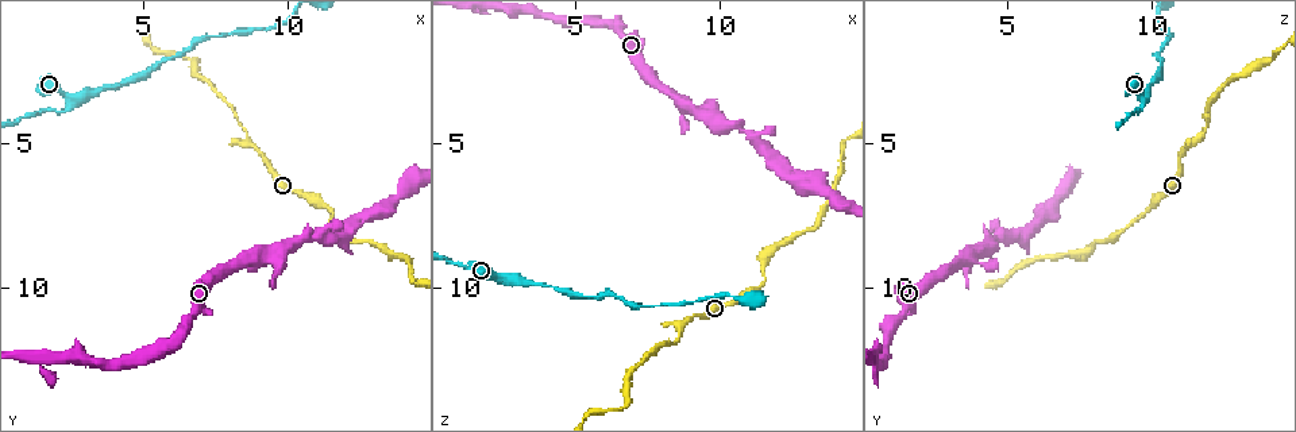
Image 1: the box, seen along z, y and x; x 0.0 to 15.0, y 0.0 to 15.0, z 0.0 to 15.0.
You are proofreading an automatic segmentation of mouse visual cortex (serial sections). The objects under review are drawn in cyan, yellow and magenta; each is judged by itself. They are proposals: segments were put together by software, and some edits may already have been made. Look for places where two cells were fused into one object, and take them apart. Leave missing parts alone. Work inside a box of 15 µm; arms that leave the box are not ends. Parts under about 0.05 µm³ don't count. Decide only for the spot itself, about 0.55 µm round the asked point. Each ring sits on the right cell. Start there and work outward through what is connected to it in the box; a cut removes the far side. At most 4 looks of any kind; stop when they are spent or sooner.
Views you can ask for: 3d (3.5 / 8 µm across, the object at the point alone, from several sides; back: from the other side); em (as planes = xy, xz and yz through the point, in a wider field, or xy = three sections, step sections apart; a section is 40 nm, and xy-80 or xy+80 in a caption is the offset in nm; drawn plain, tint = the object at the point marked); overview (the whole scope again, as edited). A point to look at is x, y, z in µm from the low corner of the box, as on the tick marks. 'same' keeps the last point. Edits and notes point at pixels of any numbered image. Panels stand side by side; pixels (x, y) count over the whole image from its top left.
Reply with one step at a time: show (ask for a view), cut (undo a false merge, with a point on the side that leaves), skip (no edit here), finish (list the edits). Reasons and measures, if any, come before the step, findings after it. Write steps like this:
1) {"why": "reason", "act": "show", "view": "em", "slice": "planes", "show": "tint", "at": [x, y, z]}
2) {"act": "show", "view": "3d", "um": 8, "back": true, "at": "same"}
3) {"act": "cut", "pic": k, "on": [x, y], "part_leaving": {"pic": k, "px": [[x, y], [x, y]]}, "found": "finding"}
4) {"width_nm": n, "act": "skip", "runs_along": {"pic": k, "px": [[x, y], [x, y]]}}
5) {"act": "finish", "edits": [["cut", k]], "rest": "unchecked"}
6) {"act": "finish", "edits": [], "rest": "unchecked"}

{"why": "small branch off a trunk", "act": "show", "view": "3d", "um": 3.5, "at": [2.3, 3.8, 9.6]}

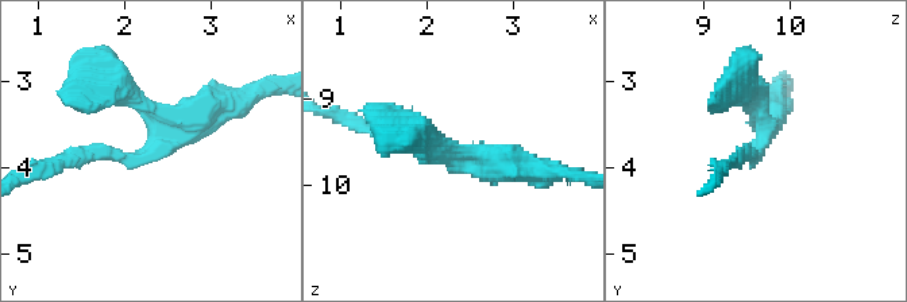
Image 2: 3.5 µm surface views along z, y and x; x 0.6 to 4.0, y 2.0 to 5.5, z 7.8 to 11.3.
{"arms": 3, "arm_widths_nm": [150, 250, 400], "act": "show", "view": "em", "slice": "xy", "step": 5, "show": "tint", "at": [2.35, 3.75, 9.65]}

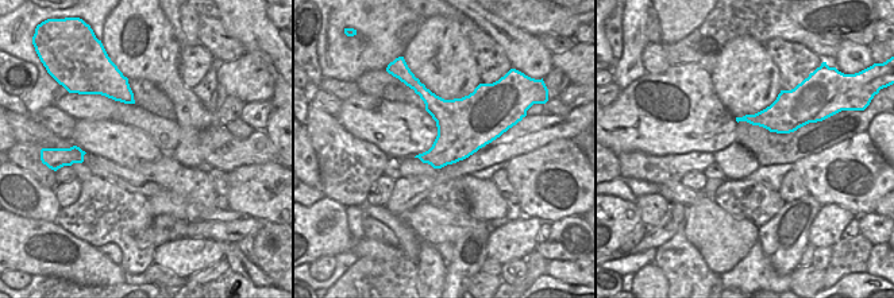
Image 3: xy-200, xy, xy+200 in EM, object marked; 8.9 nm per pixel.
{"act": "skip", "runs_along": {"pic": 2, "px": [[116, 85], [157, 115], [157, 147], [74, 157]]}, "found": "one cell here"}

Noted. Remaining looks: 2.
{"why": "abrupt turn", "act": "show", "view": "3d", "um": 8, "back": true, "at": [6.9, 2.1, 14.0]}

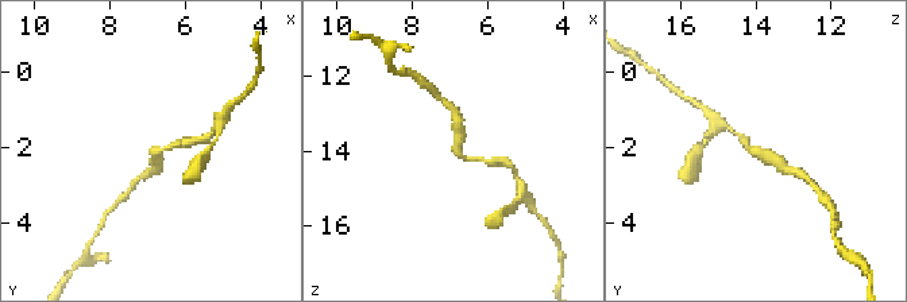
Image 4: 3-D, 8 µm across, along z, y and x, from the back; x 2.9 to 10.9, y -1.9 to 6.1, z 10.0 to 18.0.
{"act": "show", "view": "3d", "um": 3.5, "at": [6.8, 2.1, 14.0]}

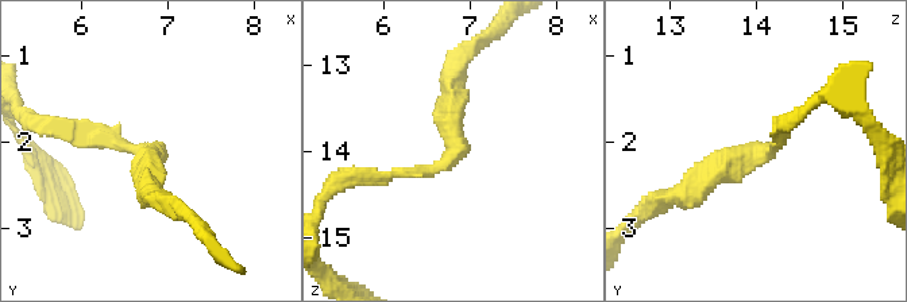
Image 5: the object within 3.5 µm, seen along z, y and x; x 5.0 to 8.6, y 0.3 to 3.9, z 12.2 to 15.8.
{"act": "skip", "runs_along": {"pic": 5, "px": [[452, 76], [456, 153], [428, 173], [378, 177]]}, "found": "continuous, no second cell"}

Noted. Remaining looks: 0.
{"act": "finish", "edits": [], "rest": "unchecked"}

